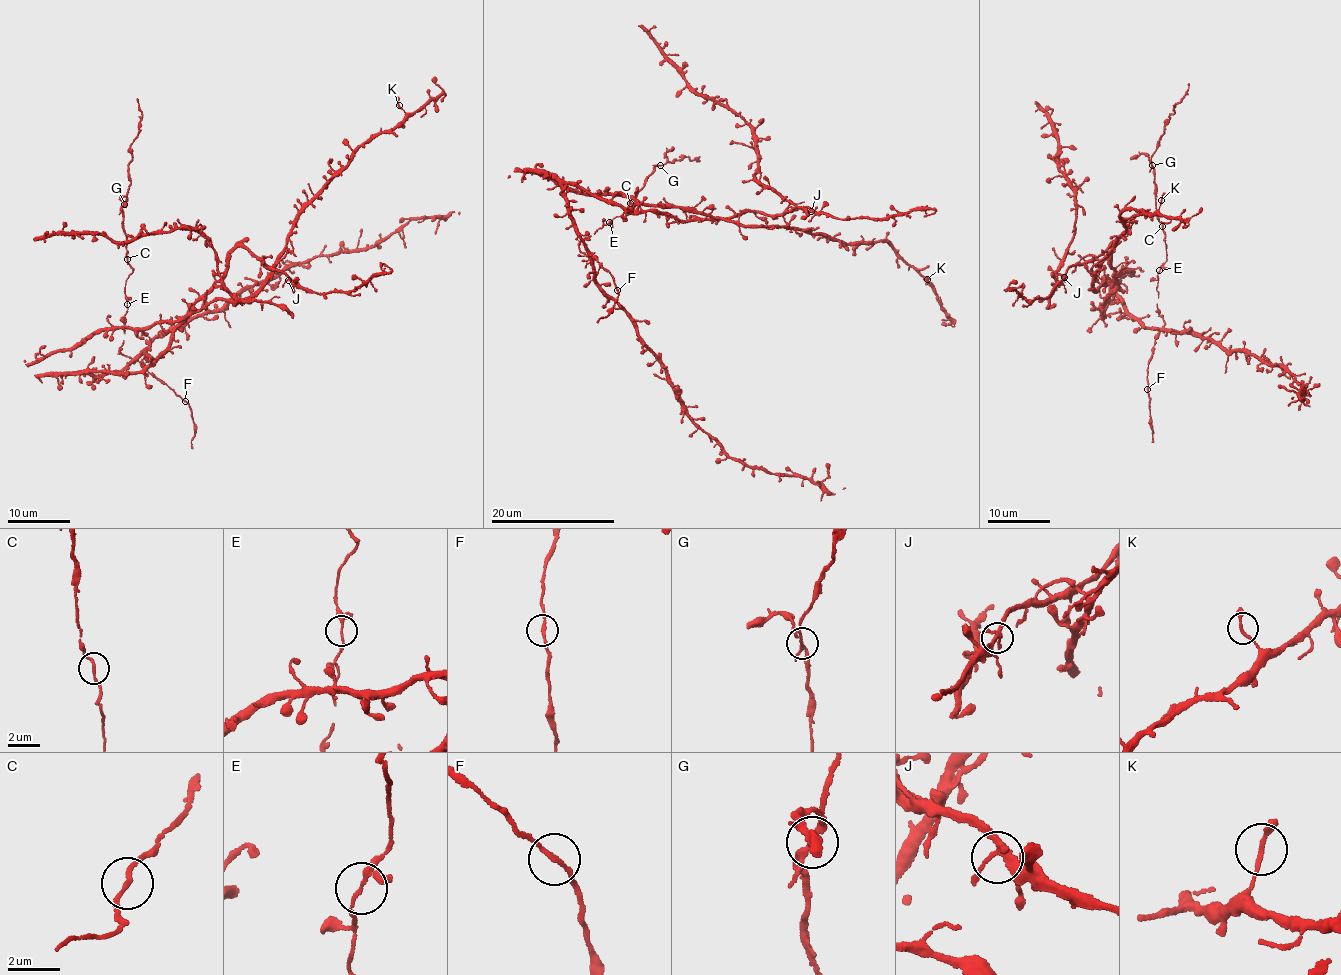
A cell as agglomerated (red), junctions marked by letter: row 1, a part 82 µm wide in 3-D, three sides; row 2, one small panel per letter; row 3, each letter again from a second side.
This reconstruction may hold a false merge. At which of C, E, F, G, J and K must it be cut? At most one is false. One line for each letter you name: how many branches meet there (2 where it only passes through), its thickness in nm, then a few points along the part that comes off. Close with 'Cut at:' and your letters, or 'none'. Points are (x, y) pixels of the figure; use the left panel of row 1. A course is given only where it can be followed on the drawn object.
G: 3 | 140 nm | (124, 203), (130, 180), (130, 143), (138, 134), (142, 114), (136, 98)
Cut at: G

